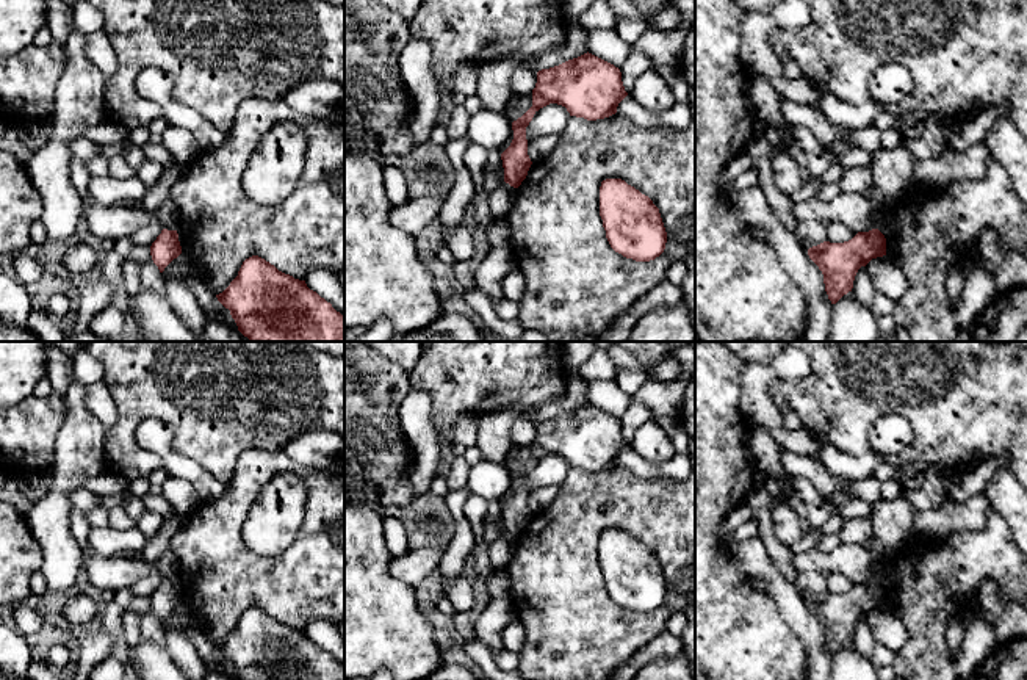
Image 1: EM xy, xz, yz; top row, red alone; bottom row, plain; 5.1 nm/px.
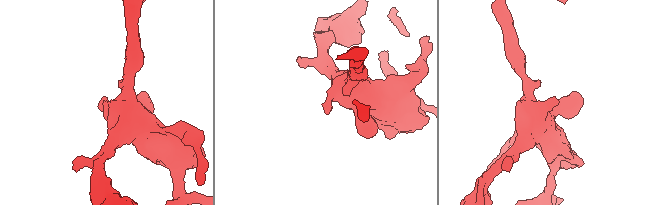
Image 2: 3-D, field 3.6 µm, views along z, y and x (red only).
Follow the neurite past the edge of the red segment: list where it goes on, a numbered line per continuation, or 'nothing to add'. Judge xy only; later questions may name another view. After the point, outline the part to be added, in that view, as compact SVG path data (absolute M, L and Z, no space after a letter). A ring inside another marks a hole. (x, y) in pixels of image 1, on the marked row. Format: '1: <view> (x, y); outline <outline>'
nothing to add

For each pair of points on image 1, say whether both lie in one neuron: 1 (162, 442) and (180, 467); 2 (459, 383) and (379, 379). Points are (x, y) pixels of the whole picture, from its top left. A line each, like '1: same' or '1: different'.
1: same
2: different

